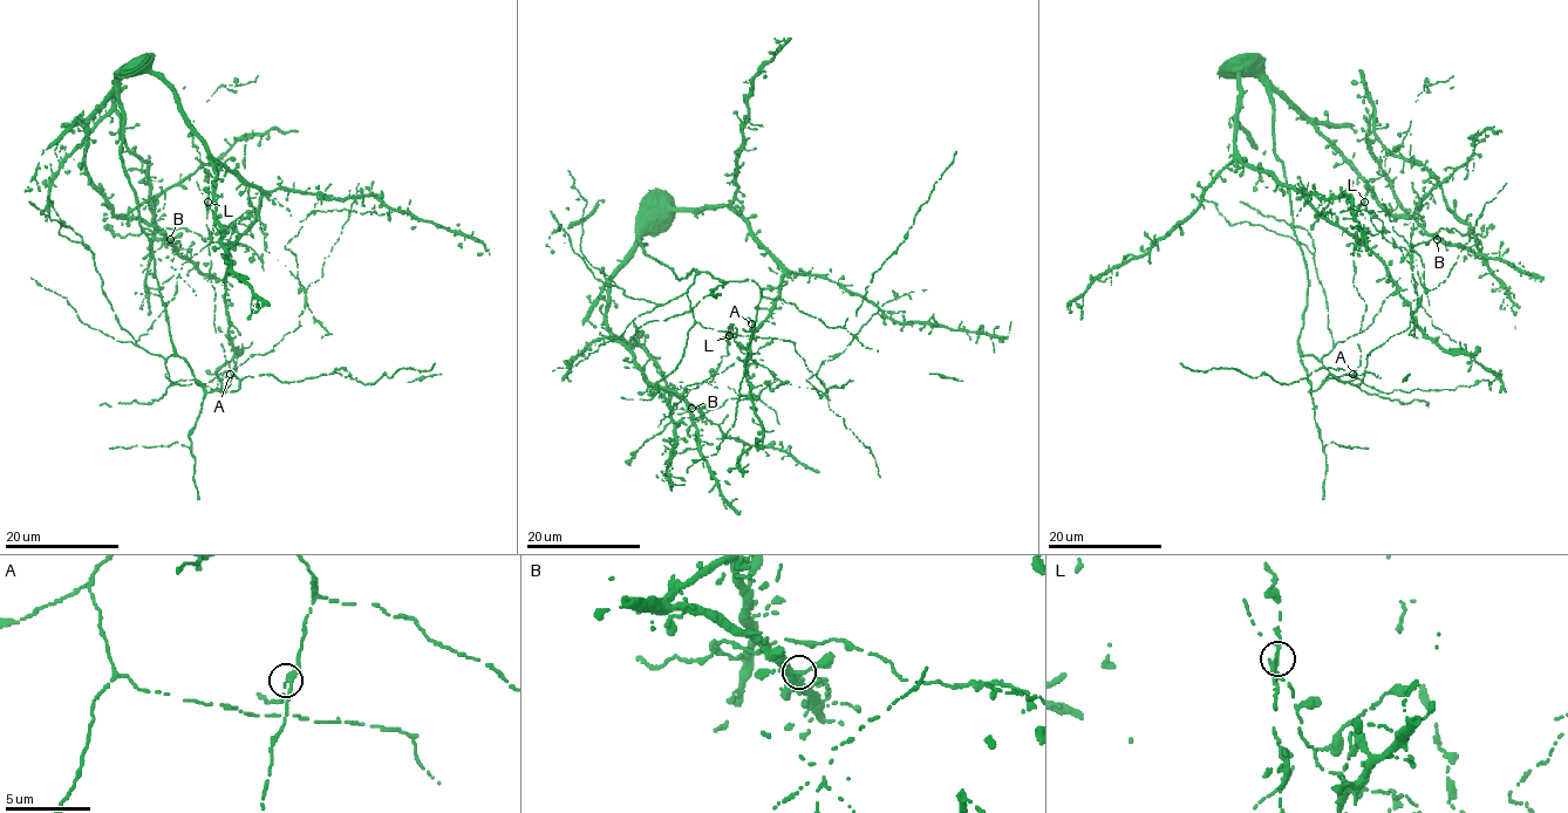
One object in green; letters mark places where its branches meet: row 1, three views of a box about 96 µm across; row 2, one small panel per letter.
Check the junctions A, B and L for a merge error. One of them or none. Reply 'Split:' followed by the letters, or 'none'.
Split: L

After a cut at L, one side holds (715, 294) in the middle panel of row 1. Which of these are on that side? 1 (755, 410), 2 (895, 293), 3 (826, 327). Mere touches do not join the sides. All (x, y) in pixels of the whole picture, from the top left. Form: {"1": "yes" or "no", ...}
{"1": "yes", "2": "no", "3": "yes"}

